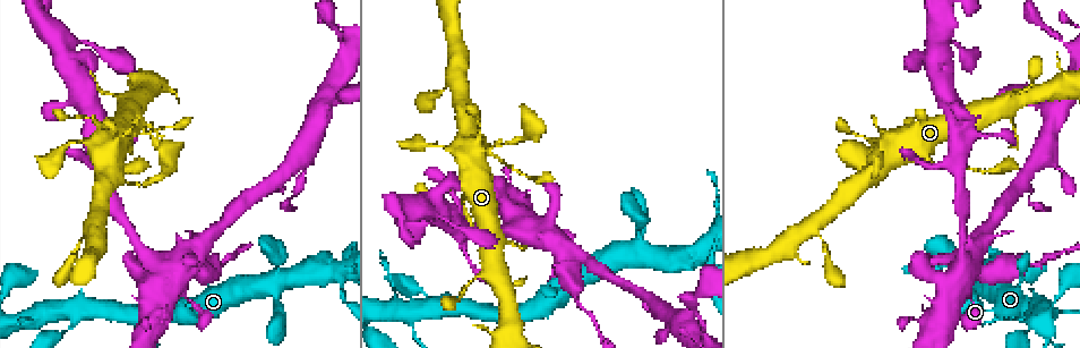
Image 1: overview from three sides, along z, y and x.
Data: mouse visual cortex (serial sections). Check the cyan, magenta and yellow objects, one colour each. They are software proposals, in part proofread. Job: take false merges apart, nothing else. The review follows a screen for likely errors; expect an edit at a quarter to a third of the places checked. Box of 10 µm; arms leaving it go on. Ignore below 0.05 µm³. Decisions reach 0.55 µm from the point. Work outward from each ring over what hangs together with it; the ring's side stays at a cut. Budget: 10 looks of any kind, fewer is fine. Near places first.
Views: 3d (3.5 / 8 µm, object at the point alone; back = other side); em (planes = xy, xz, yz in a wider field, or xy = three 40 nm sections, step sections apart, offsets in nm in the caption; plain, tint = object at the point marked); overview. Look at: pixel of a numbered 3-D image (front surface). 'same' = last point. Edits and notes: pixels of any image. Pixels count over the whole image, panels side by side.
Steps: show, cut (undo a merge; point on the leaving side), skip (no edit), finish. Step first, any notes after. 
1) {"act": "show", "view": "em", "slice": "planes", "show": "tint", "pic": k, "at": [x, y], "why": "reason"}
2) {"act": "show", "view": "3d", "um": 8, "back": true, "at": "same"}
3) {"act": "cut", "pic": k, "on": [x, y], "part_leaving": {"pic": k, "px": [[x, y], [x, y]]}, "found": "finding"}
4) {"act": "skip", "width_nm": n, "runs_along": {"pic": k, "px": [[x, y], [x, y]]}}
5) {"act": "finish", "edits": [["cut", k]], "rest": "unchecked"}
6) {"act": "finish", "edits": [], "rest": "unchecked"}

{"act": "show", "view": "3d", "um": 3.5, "pic": 1, "at": [969, 287], "why": "thick turns thin"}

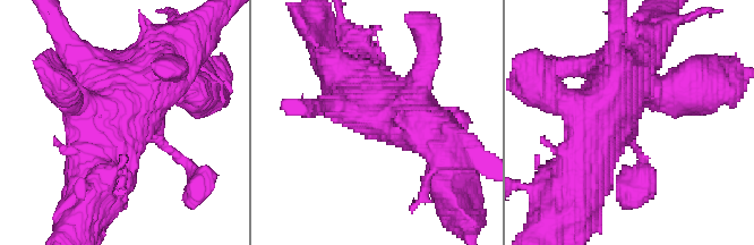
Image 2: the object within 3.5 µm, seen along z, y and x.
{"act": "show", "view": "em", "slice": "xy", "step": 2, "show": "plain", "pic": 2, "at": [631, 123]}

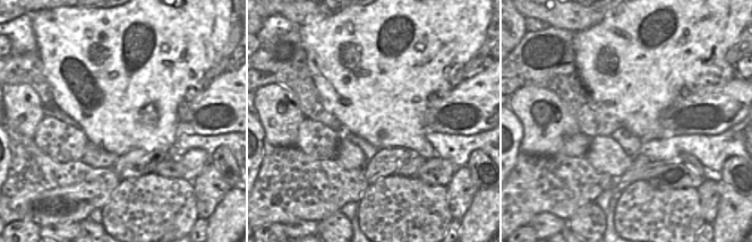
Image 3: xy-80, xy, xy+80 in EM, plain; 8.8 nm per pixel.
{"act": "show", "view": "em", "slice": "xy", "step": 2, "show": "tint", "at": "same"}

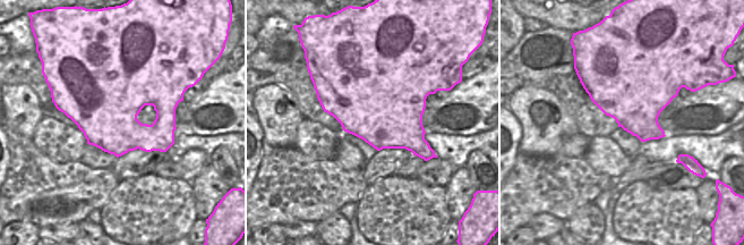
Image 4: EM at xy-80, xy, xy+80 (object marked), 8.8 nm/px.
{"act": "skip", "runs_along": {"pic": 2, "px": [[195, 170], [139, 128], [91, 66]]}, "found": "one cell here"}

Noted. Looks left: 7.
{"act": "show", "view": "3d", "um": 8, "pic": 1, "at": [576, 288], "why": "sudden change in width"}

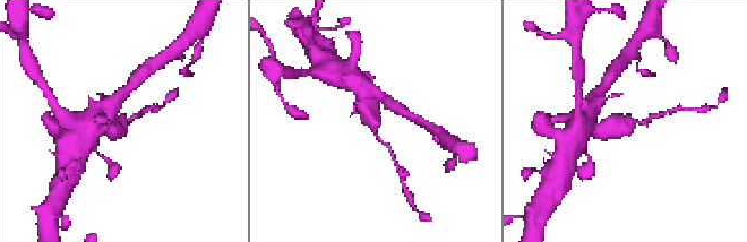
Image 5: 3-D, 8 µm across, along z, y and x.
{"act": "show", "view": "em", "slice": "xy", "step": 1, "show": "tint", "at": "same", "arm_widths_nm": [100, 600]}

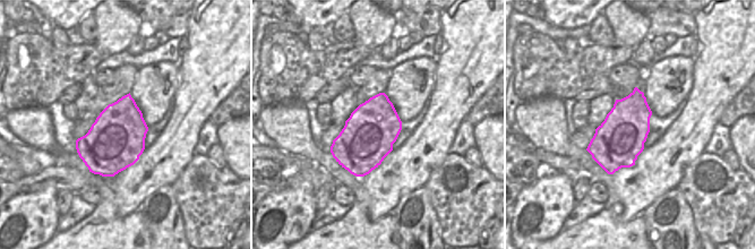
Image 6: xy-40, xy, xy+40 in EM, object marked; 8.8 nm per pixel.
{"act": "cut", "pic": 5, "on": [657, 115], "part_leaving": {"pic": 5, "px": [[644, 121], [678, 107]]}, "found": "a second cell is stuck on"}

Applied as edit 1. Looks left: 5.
{"act": "show", "view": "3d", "um": 3.5, "pic": 1, "at": [688, 318], "why": "thin arm on a thick one"}

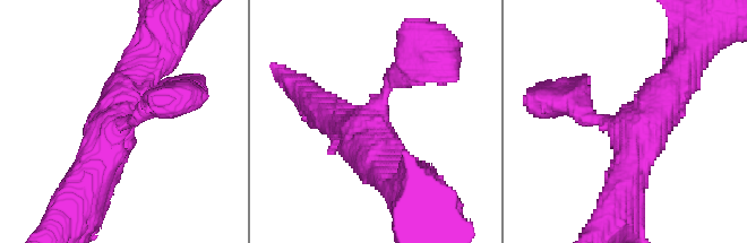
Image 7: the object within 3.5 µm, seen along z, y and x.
{"act": "show", "view": "em", "slice": "xy", "step": 5, "show": "tint", "pic": 7, "at": [626, 121], "arms": 3, "arm_widths_nm": [150, 500, 600]}

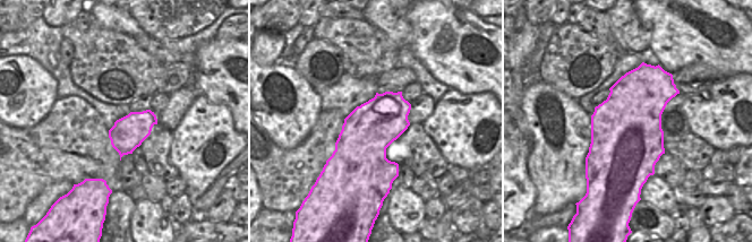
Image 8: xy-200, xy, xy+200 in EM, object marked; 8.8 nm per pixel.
{"act": "skip", "width_nm": 460, "runs_along": {"pic": 7, "px": [[624, 199], [635, 147], [681, 74]]}, "found": "one cell here"}

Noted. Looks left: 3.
{"act": "finish", "edits": [["cut", 5]], "rest": "unchecked"}

